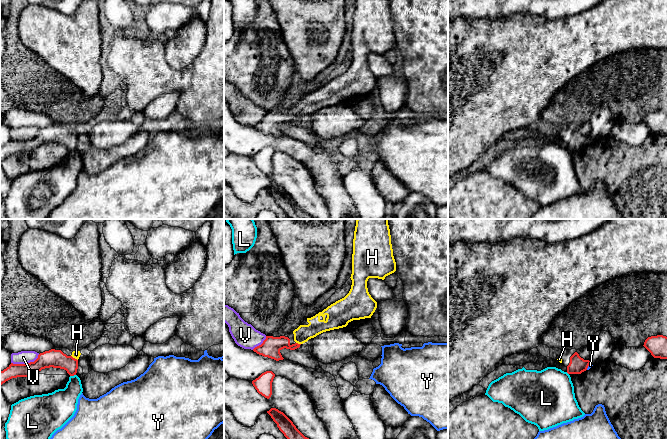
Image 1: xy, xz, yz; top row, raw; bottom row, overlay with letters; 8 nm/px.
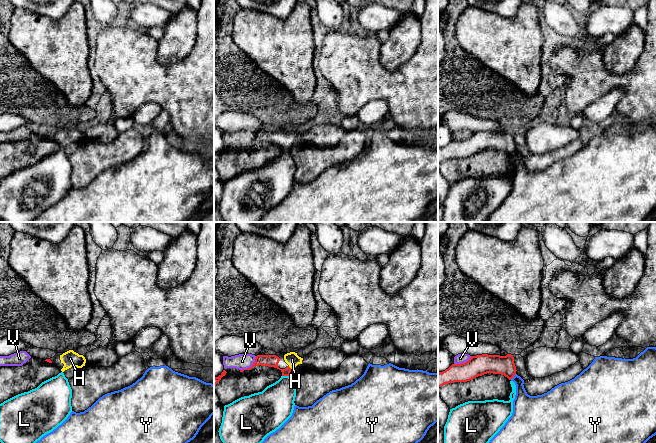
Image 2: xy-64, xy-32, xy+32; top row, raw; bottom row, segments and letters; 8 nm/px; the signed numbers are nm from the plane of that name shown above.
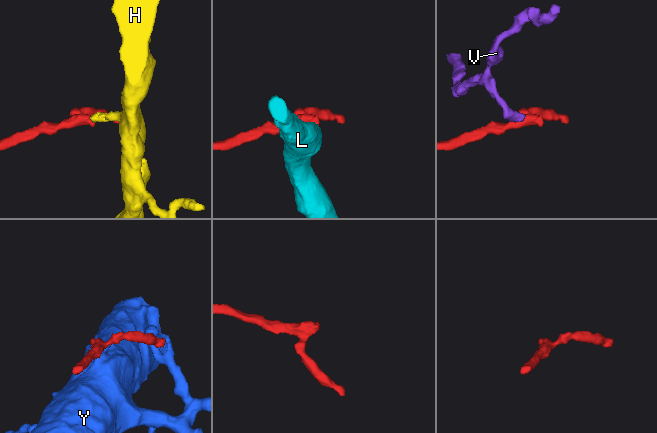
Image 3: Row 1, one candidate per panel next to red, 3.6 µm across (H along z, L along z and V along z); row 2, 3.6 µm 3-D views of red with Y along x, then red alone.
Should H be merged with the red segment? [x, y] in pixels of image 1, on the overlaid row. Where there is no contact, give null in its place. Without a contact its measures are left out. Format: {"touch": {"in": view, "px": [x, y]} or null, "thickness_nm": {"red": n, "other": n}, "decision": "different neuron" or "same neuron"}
{"touch": {"in": "xy", "px": [74, 358]}, "thickness_nm": {"red": 140, "other": 70}, "decision": "same neuron"}

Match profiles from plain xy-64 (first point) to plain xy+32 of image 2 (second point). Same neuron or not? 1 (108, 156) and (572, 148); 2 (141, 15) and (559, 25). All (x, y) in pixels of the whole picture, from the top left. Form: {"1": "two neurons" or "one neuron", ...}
{"1": "one neuron", "2": "two neurons"}

